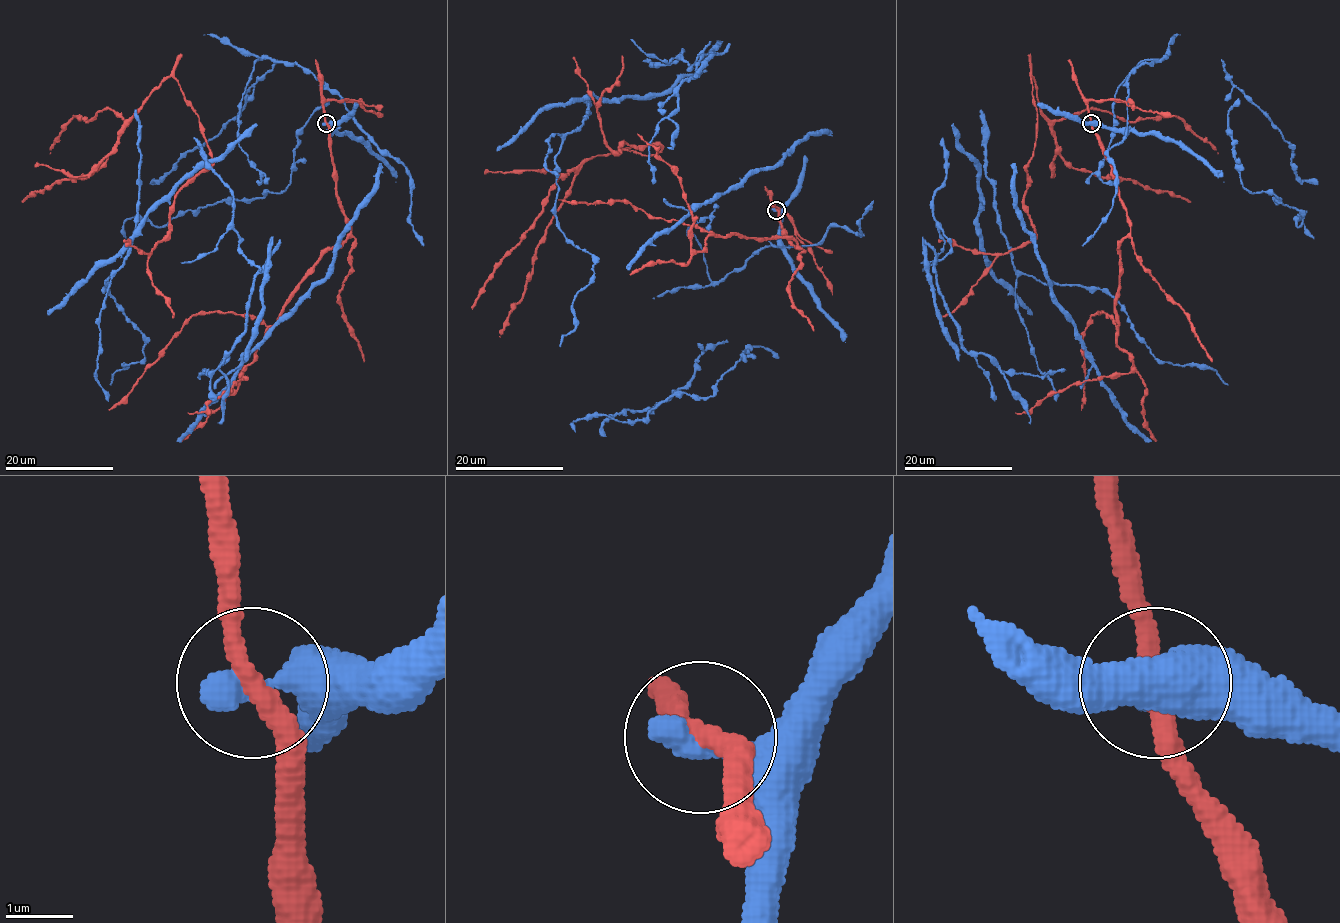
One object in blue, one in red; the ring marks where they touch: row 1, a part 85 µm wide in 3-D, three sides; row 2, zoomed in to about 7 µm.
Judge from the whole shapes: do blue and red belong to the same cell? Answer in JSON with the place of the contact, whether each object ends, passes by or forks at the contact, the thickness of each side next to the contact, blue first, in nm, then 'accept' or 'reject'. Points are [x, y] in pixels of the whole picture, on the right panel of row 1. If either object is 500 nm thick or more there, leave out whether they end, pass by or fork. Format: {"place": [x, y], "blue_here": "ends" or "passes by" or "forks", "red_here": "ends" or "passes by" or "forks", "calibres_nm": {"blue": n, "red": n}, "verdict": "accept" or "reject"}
{"place": [1091, 123], "calibres_nm": {"blue": 550, "red": 300}, "verdict": "accept"}

